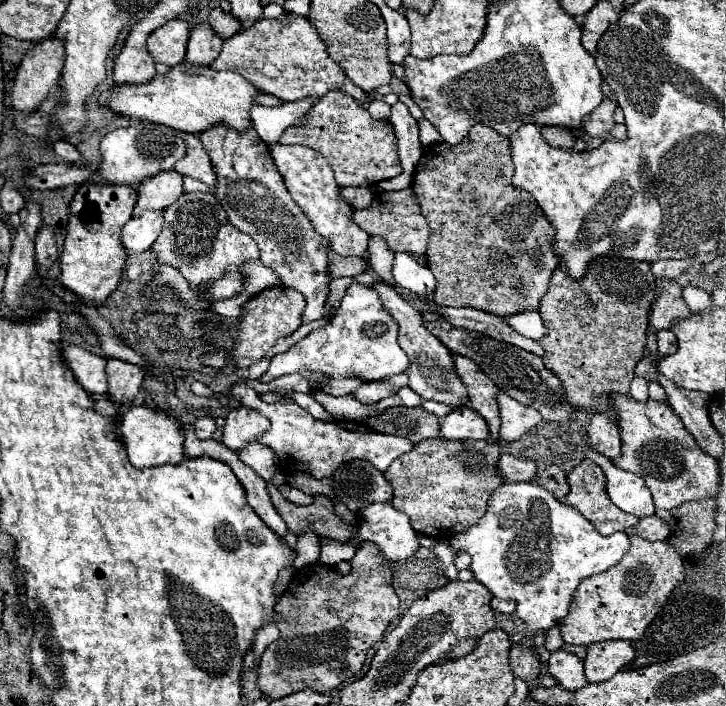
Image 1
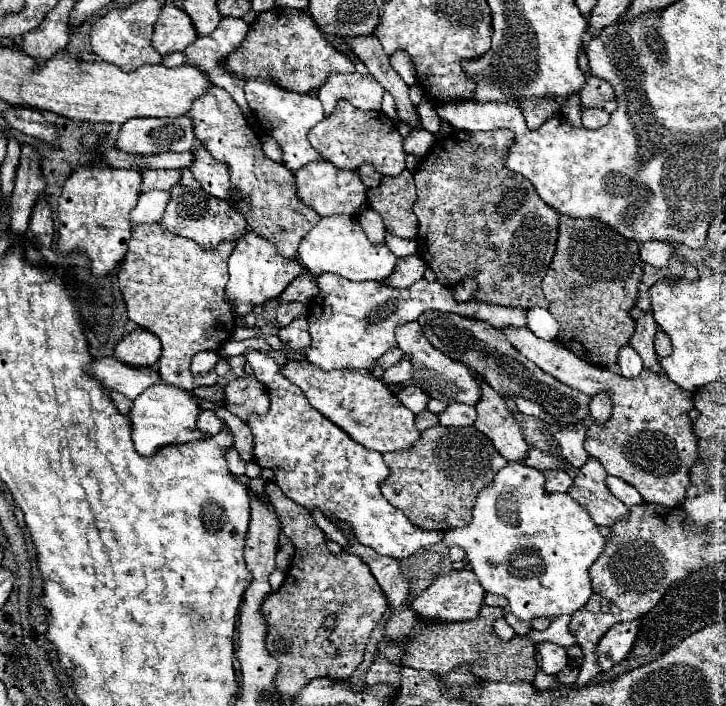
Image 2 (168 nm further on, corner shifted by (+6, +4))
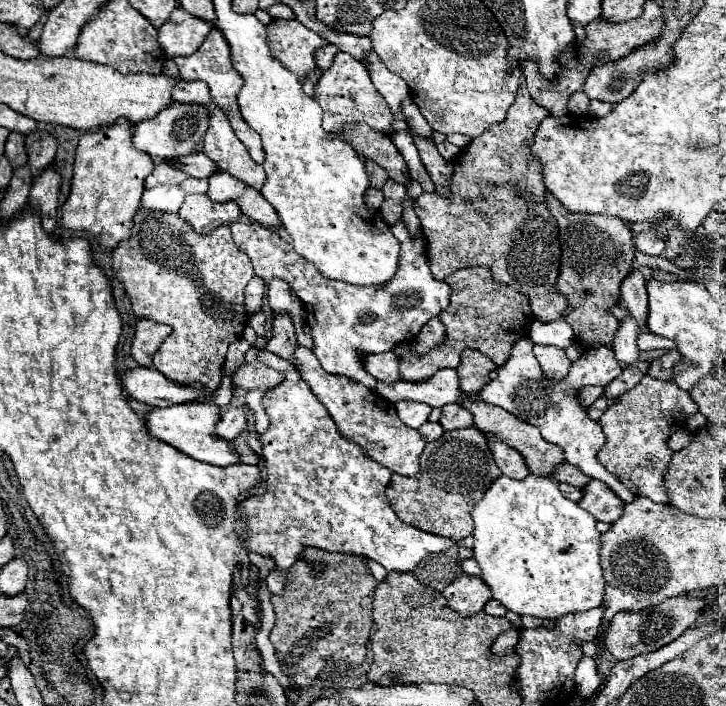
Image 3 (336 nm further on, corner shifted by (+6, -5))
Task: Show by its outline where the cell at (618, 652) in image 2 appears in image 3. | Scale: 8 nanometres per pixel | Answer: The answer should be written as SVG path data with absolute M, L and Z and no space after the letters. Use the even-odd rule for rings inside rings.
M682 595L662 601L660 605L654 605L654 609L648 609L646 613L618 613L604 633L604 647L614 655L616 661L656 651L674 641L676 637L680 637L686 631L686 627L690 627L696 621L696 615L702 607L704 607L702 599L690 599Z

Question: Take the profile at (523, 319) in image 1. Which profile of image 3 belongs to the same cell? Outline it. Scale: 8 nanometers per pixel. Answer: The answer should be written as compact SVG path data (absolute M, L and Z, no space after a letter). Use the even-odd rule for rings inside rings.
M567 307L562 314L562 319L552 321L552 323L542 323L534 321L530 325L530 339L538 345L554 345L558 349L566 349L574 343L574 333L572 327L564 321L564 317L570 313L570 307Z

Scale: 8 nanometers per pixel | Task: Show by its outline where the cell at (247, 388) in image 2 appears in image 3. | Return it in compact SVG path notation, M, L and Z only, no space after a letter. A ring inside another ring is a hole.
M250 363L250 365L240 365L234 375L232 375L232 385L244 391L260 389L260 391L270 391L276 385L284 381L284 373L274 371L262 363Z

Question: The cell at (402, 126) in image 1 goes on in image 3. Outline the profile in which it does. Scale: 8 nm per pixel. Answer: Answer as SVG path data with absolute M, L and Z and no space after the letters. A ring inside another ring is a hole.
M374 51L368 55L368 61L370 61L370 67L366 67L366 69L368 69L370 77L372 77L374 87L382 93L382 97L386 99L390 111L394 115L400 115L400 103L402 103L402 99L406 99L410 95L408 85L396 73L390 73L380 63L380 59L378 59L378 55Z

